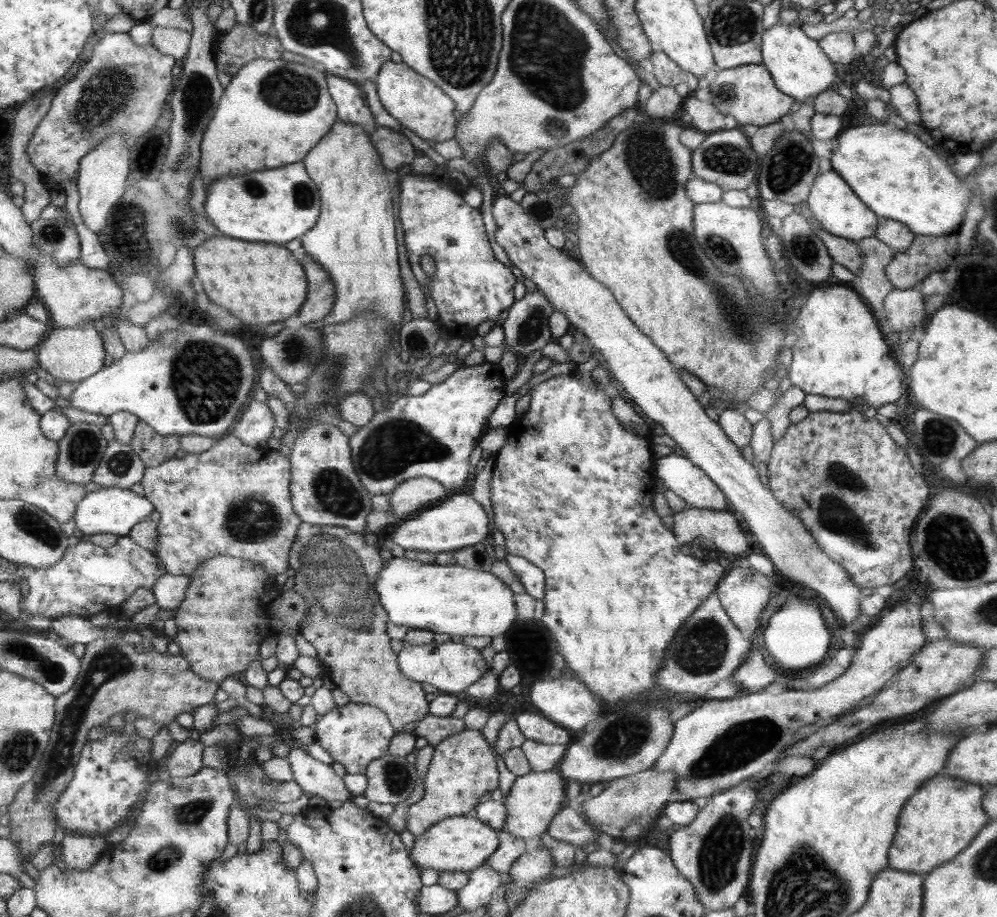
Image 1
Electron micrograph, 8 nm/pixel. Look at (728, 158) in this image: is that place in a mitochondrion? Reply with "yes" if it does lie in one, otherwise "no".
yes

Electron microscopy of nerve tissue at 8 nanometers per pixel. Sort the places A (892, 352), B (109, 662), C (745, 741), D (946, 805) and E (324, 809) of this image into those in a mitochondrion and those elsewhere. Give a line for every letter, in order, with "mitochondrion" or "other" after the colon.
A: other
B: mitochondrion
C: mitochondrion
D: other
E: other

